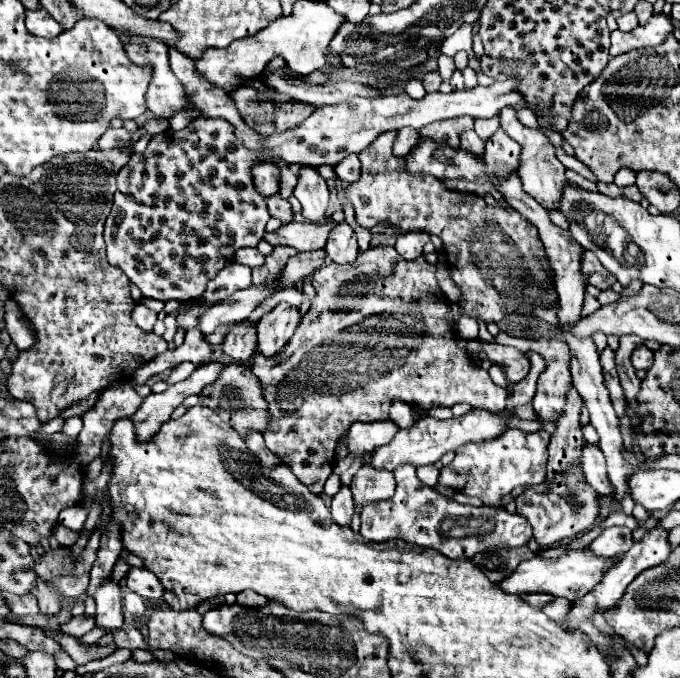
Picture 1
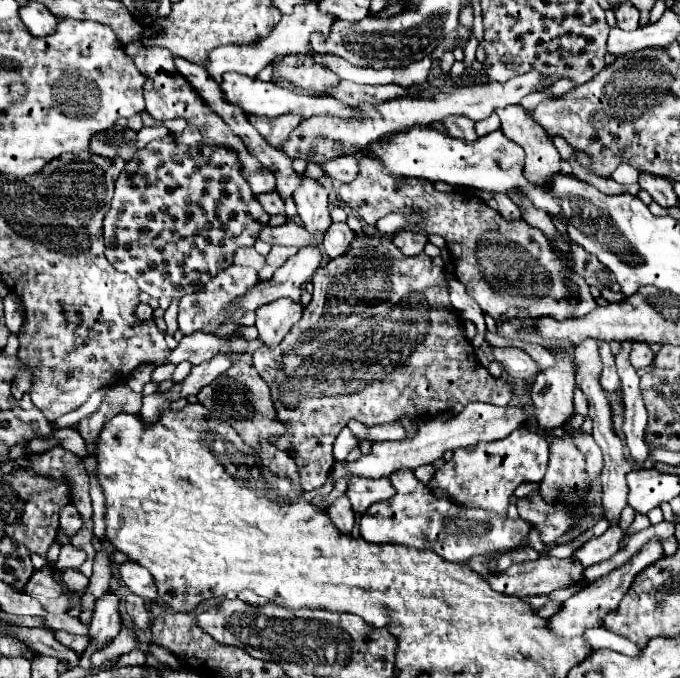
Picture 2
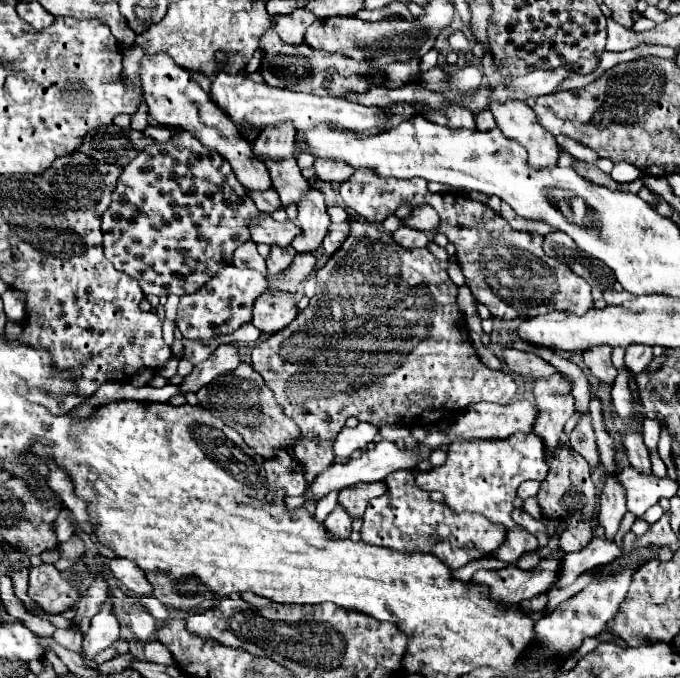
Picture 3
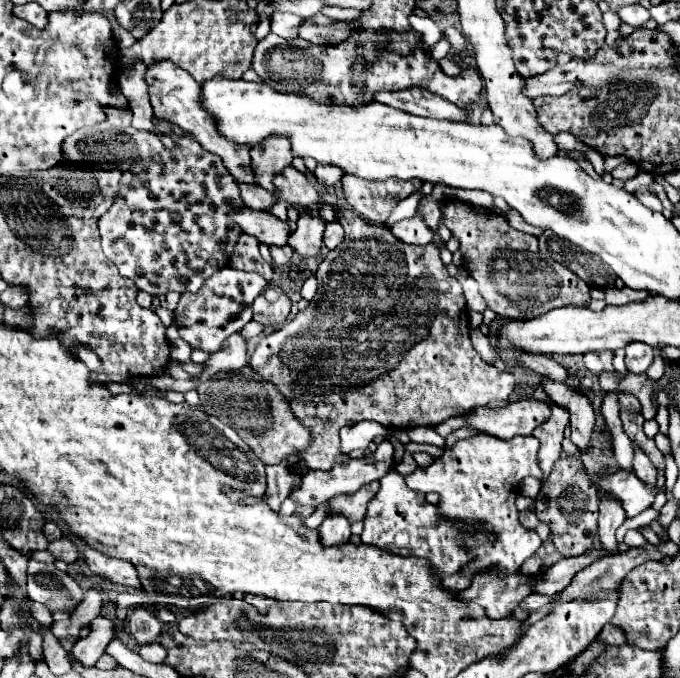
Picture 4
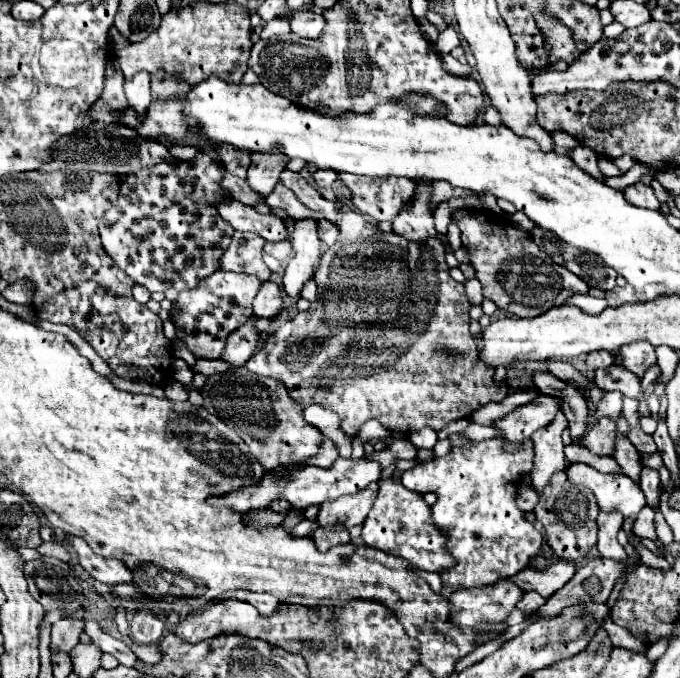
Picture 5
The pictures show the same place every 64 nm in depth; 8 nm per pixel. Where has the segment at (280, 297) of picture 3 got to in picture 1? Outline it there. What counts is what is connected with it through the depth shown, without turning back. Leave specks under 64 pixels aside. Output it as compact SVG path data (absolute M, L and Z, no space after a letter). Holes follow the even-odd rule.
M282 302L258 320L258 352L264 356L278 354L292 338L302 314L298 308Z

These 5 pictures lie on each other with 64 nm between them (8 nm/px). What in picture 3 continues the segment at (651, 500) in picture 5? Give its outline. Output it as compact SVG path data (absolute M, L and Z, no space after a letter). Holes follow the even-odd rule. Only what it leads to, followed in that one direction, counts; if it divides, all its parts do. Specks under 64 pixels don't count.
M626 430L626 440L624 446L628 448L628 460L630 466L634 466L638 472L642 474L650 474L652 472L652 464L650 464L650 454L648 448L642 442L642 436L638 432L630 432Z

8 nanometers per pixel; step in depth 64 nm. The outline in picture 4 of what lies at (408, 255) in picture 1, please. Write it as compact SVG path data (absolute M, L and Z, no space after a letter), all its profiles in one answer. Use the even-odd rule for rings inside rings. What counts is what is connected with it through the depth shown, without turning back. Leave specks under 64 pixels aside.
M416 214L408 220L396 222L390 228L390 232L408 244L428 244L428 242L432 242L432 236L434 236L434 230L424 224L424 218L420 214Z

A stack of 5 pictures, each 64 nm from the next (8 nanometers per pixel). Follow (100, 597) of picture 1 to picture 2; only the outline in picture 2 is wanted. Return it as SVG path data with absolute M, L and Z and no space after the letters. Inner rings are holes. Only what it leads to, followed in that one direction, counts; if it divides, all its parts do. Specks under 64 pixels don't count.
M104 594L102 598L98 598L94 616L90 622L90 630L88 630L90 644L92 646L108 644L110 640L114 640L118 636L120 628L122 628L122 622L120 622L120 614L118 614L118 596Z

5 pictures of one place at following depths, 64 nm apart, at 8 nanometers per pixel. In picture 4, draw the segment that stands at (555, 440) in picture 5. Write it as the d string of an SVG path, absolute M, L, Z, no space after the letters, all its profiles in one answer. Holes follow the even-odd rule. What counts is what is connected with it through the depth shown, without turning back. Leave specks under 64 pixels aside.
M552 404L552 418L550 422L544 422L544 426L536 428L536 438L540 440L540 450L538 450L538 464L548 478L552 472L554 462L562 456L562 440L564 440L564 428L568 426L568 412L556 404Z

